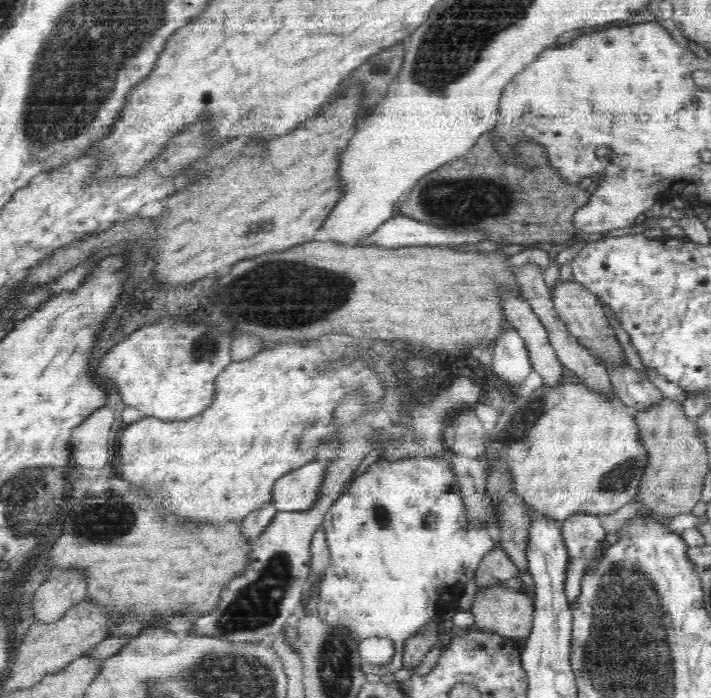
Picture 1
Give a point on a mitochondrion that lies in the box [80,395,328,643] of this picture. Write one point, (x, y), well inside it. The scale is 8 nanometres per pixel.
(257, 605)

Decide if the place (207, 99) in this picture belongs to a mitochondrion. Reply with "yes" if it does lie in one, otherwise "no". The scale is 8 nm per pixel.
no

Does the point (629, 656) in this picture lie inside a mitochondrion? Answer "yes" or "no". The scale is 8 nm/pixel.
yes

